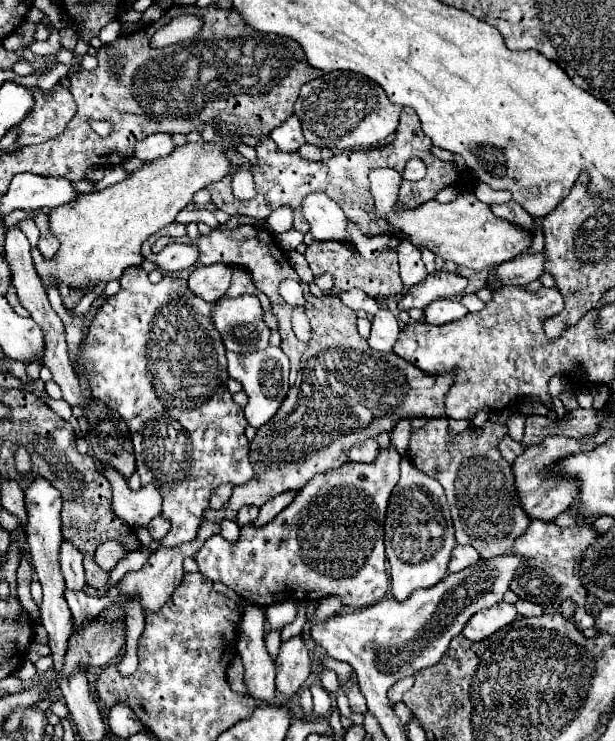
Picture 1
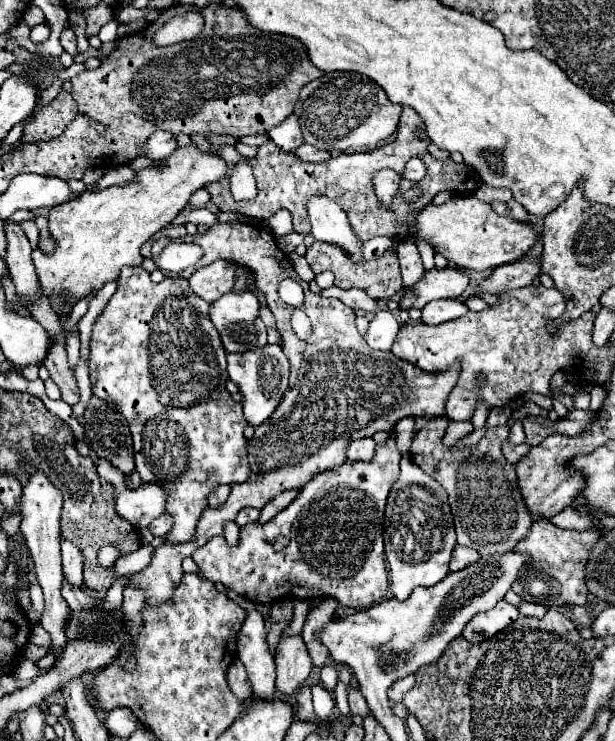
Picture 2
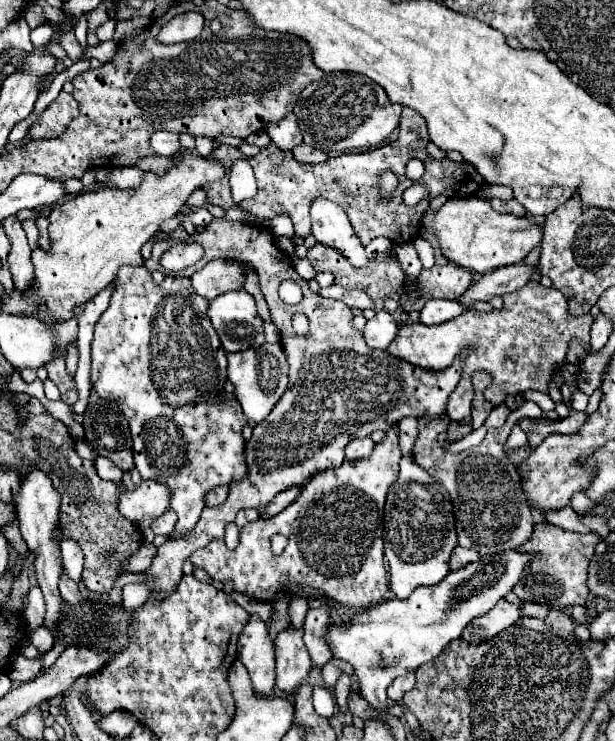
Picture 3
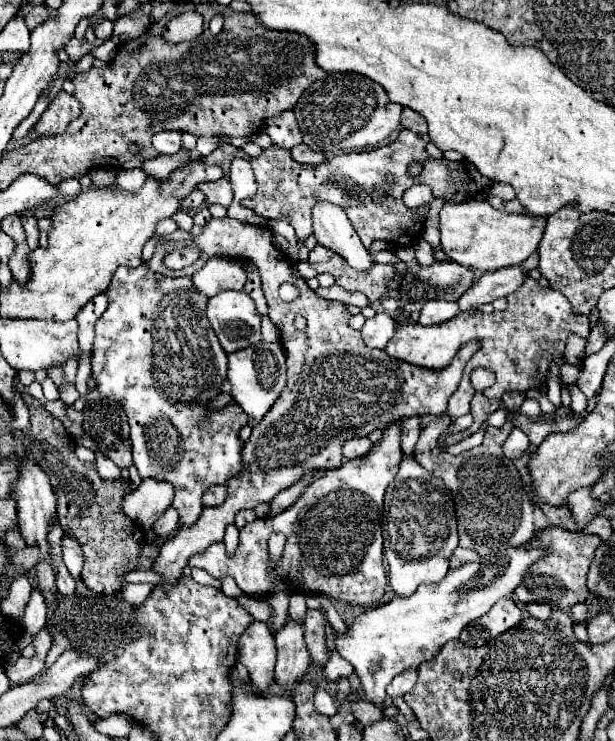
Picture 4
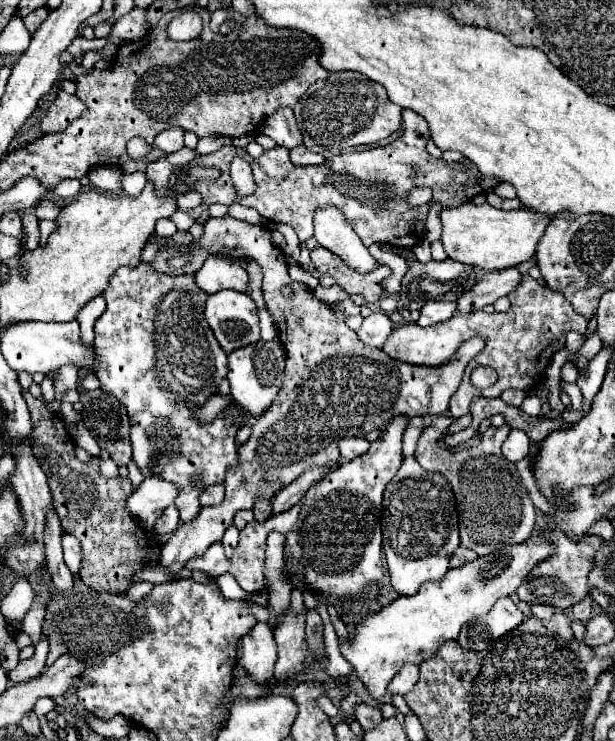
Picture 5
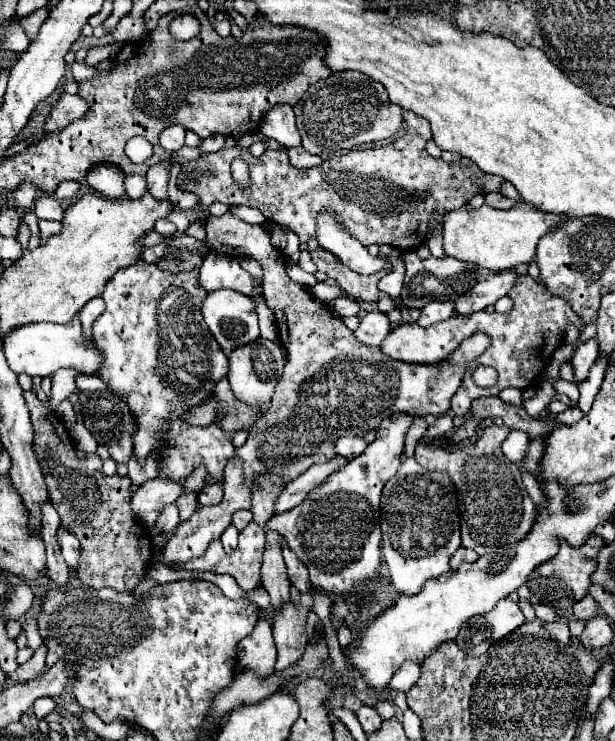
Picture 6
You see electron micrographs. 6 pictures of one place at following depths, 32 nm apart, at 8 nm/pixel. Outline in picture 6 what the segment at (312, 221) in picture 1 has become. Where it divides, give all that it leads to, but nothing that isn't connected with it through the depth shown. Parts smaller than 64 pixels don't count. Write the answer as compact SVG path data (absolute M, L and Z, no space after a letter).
M320 212L316 218L316 240L322 248L338 256L350 270L358 274L372 274L380 268L390 270L380 258L374 258L366 246L340 222L336 212Z

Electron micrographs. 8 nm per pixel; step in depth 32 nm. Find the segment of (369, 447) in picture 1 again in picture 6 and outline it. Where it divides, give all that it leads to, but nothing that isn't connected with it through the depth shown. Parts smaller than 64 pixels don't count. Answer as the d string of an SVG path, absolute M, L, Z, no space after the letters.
M342 436L338 442L336 442L336 452L348 460L352 460L354 456L360 456L364 450L368 448L366 440L364 438L358 438L358 436Z

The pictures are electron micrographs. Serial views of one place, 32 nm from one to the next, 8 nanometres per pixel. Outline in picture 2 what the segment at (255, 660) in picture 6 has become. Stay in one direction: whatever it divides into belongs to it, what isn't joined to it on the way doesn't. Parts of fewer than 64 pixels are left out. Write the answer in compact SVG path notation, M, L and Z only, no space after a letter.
M250 610L238 632L238 658L246 666L252 696L274 700L274 656L266 644L266 622L258 610Z

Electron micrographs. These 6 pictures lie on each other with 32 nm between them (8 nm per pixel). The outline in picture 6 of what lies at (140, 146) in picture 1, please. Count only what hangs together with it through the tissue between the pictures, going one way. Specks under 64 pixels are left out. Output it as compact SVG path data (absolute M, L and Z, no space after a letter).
M170 126L170 128L166 128L164 132L162 132L162 136L160 136L160 146L164 148L164 150L168 150L168 152L176 152L176 150L180 150L182 146L184 146L184 128L180 128L180 126Z

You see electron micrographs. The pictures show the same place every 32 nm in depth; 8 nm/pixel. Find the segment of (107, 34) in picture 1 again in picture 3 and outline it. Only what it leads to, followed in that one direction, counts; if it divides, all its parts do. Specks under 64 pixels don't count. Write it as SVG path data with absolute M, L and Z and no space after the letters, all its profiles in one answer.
M108 20L108 22L104 22L104 24L98 28L98 32L96 32L96 36L100 38L100 42L112 40L112 38L114 38L114 28L116 28L116 20Z

